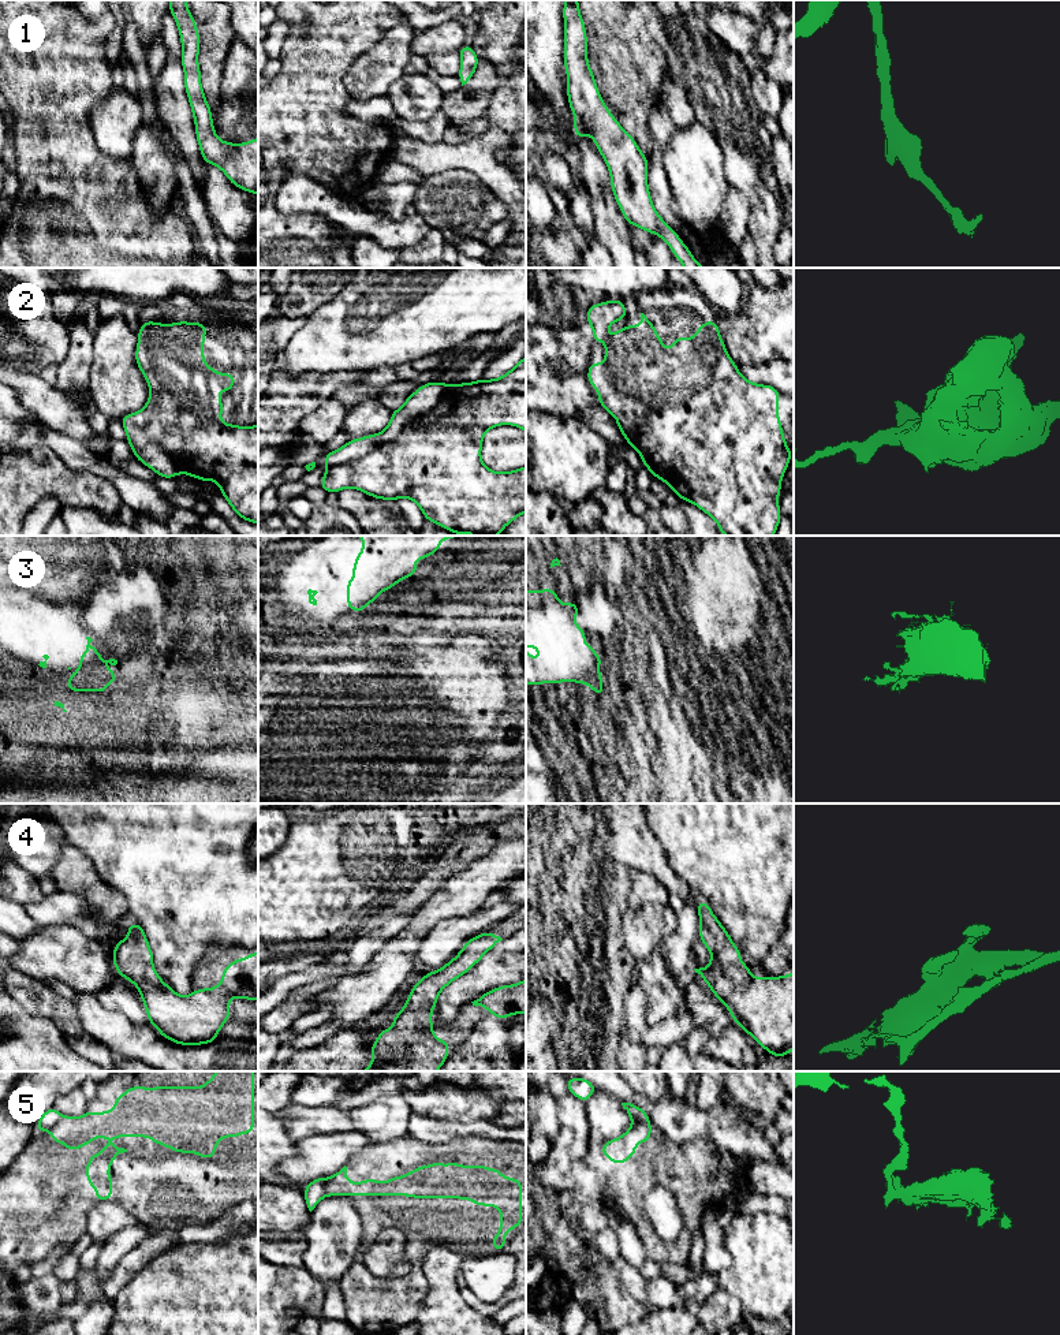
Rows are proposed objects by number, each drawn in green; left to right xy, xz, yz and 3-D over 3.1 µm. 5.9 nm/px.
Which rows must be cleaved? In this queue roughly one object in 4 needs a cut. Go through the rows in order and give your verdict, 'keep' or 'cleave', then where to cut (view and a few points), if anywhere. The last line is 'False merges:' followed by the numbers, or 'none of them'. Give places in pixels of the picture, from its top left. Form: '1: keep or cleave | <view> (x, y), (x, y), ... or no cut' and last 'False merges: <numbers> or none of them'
1: keep | no cut
2: keep | no cut
3: keep | no cut
4: keep | no cut
5: cleave | xz (324, 1178), (324, 1192), (327, 1194)
False merges: 5

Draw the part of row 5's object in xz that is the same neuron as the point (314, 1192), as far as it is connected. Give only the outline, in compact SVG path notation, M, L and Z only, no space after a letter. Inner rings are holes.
M316 1178L313 1182L305 1186L305 1201L311 1212L317 1204L326 1196L325 1193L325 1178Z

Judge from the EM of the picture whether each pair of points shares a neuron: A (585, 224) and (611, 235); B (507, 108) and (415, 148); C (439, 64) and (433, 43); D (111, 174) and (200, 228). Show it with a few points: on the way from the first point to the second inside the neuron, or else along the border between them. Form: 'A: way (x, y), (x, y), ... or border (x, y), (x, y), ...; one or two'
A: border (590, 197), (594, 237); two
B: way (493, 134), (473, 155), (441, 155); one
C: border (456, 49), (432, 51), (425, 56); two
D: border (183, 213), (187, 224), (197, 235); two

